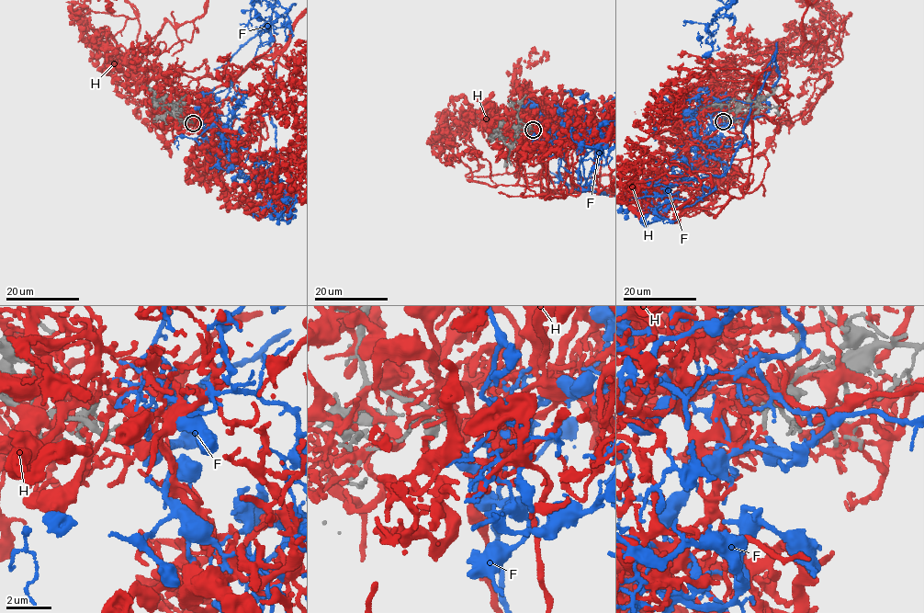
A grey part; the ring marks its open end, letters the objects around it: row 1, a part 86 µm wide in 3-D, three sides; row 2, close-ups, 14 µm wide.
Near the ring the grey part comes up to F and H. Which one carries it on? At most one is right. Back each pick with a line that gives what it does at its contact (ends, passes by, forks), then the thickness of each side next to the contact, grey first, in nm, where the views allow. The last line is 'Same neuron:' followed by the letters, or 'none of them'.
F: it ends | 180/240 nm
Same neuron: F

